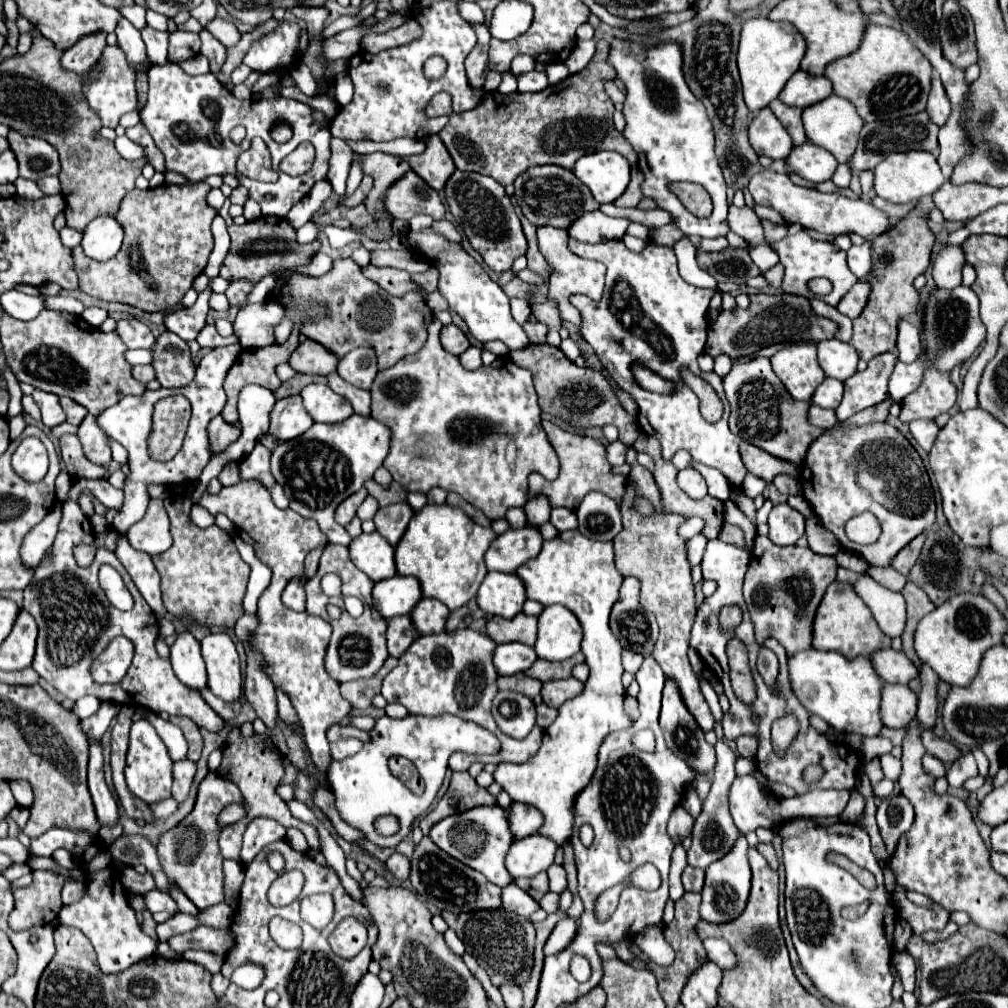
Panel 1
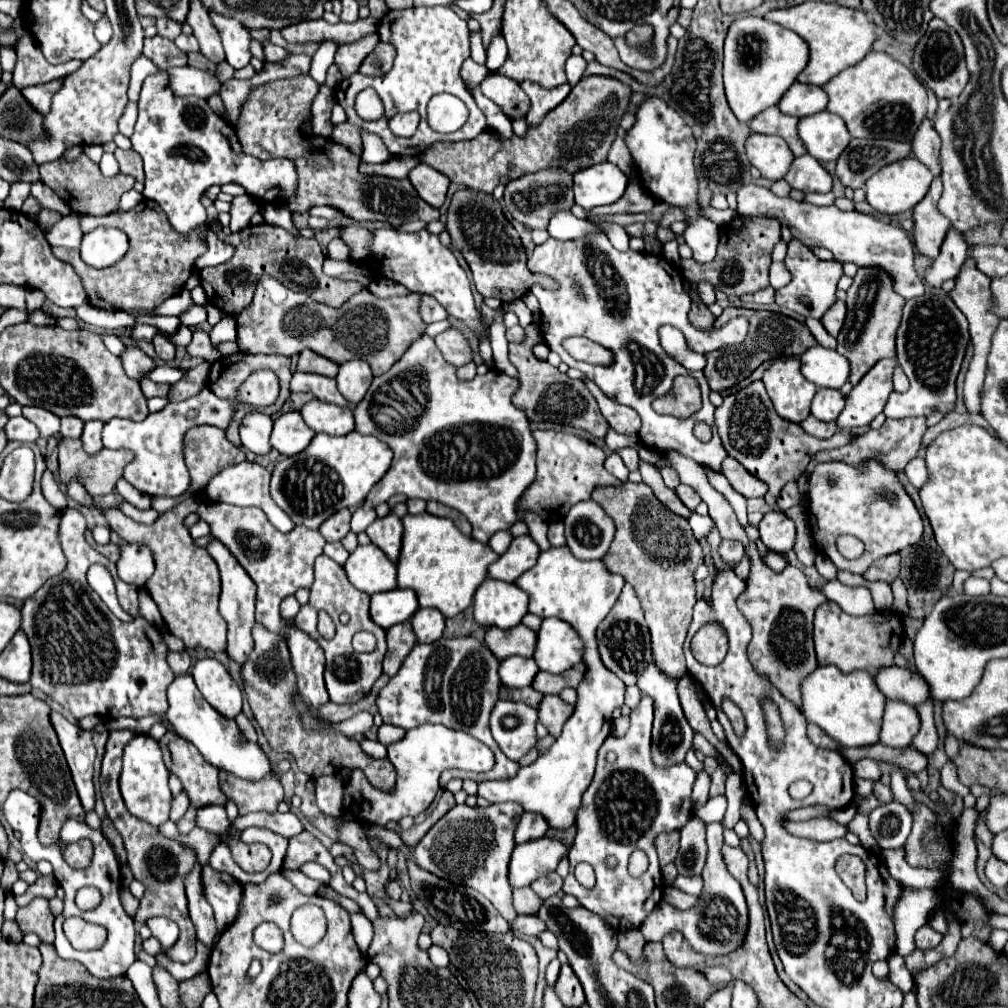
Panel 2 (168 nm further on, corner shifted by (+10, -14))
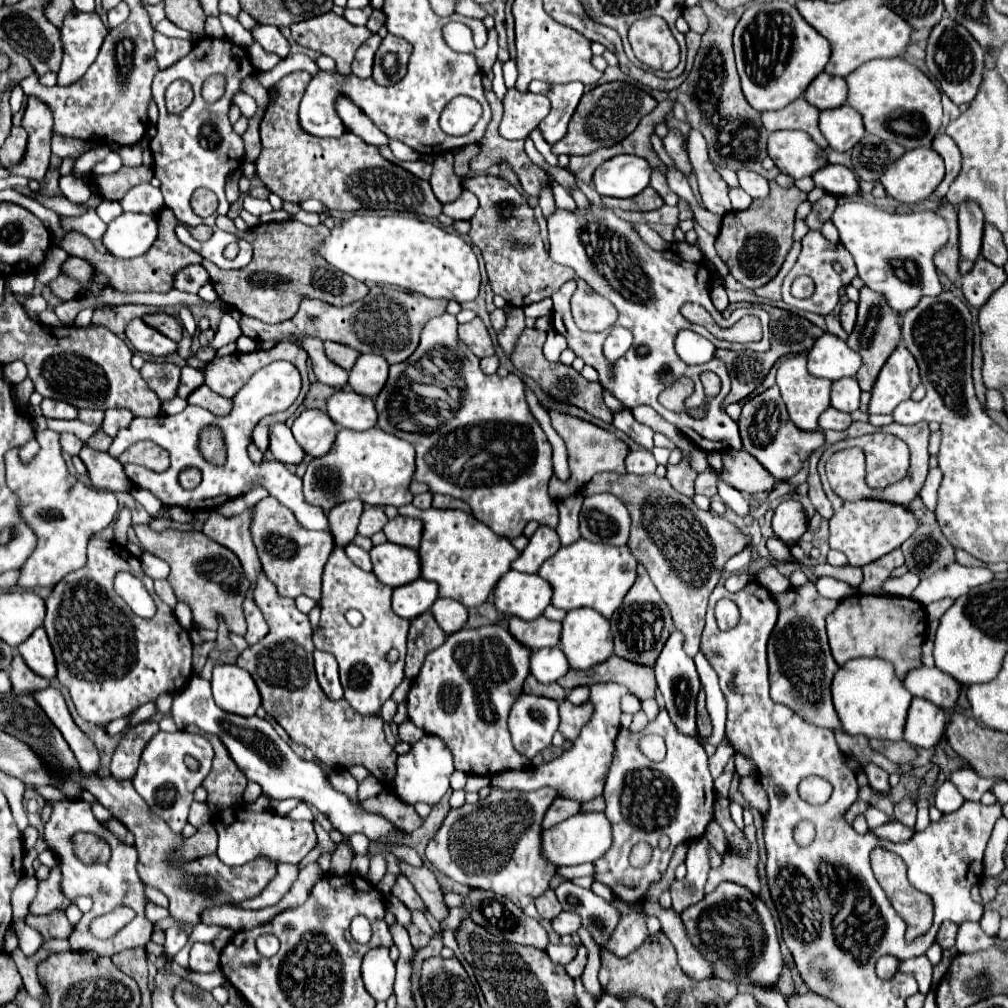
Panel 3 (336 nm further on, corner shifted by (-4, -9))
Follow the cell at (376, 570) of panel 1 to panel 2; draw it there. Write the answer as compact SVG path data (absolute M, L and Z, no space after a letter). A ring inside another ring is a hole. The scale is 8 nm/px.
M374 544L358 546L348 562L344 564L348 580L366 594L394 590L396 584L396 564L386 558L382 550Z

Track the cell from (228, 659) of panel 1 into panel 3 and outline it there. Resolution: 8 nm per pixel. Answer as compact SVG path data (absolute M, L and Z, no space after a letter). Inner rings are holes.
M216 665L212 673L212 693L218 707L228 713L250 717L260 707L260 693L248 671L238 665Z

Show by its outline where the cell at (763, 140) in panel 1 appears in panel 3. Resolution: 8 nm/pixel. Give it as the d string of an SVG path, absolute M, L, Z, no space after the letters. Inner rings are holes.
M786 129L770 133L768 155L782 173L794 179L812 175L816 169L828 163L826 151L822 153L822 149L804 131Z

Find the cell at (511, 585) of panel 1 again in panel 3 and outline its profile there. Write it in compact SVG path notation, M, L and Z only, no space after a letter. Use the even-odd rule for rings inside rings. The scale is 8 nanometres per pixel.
M508 571L494 587L494 605L504 615L532 621L550 605L552 587L538 575Z

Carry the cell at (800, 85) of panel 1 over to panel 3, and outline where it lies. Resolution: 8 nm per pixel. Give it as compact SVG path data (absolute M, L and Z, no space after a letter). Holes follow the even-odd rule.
M820 73L806 89L804 99L818 107L820 111L824 109L834 109L840 107L846 101L846 81L844 77L834 77Z

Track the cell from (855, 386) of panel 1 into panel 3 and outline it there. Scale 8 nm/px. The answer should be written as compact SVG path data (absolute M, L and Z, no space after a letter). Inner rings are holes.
M900 345L882 367L870 391L872 399L868 403L868 415L892 413L898 403L910 399L910 393L918 383L918 365L912 359L912 353Z

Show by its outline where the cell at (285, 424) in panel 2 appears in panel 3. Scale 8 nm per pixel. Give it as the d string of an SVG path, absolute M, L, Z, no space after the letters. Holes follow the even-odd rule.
M304 409L292 423L292 435L310 457L320 457L330 451L336 435L336 425L320 409Z

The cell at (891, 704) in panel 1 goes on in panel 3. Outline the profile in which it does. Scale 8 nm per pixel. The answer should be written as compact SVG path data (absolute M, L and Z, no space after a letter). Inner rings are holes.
M912 699L908 709L904 739L914 747L934 747L944 733L946 713L926 699Z

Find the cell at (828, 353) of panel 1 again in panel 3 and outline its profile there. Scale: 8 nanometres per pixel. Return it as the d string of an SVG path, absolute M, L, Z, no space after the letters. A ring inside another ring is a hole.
M824 333L820 339L816 339L814 347L808 351L808 371L830 381L856 377L860 365L860 355L830 333Z

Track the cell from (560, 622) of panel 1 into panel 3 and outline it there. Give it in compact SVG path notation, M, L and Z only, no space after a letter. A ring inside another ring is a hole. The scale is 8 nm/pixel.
M588 607L572 609L562 621L560 649L572 669L590 669L612 655L610 623Z

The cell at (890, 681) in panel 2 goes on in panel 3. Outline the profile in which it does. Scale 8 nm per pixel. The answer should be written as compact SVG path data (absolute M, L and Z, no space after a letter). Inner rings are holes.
M918 667L912 669L906 679L904 687L914 695L922 699L930 699L934 705L942 709L954 709L960 683L952 679L948 673L938 671L936 667Z

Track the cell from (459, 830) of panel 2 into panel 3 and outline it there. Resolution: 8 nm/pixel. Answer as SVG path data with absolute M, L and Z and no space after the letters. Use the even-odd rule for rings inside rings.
M550 787L530 793L492 789L480 803L450 809L442 827L426 847L426 861L462 885L490 889L524 909L548 889L548 881L556 871L540 855L540 823L556 797L556 789Z

